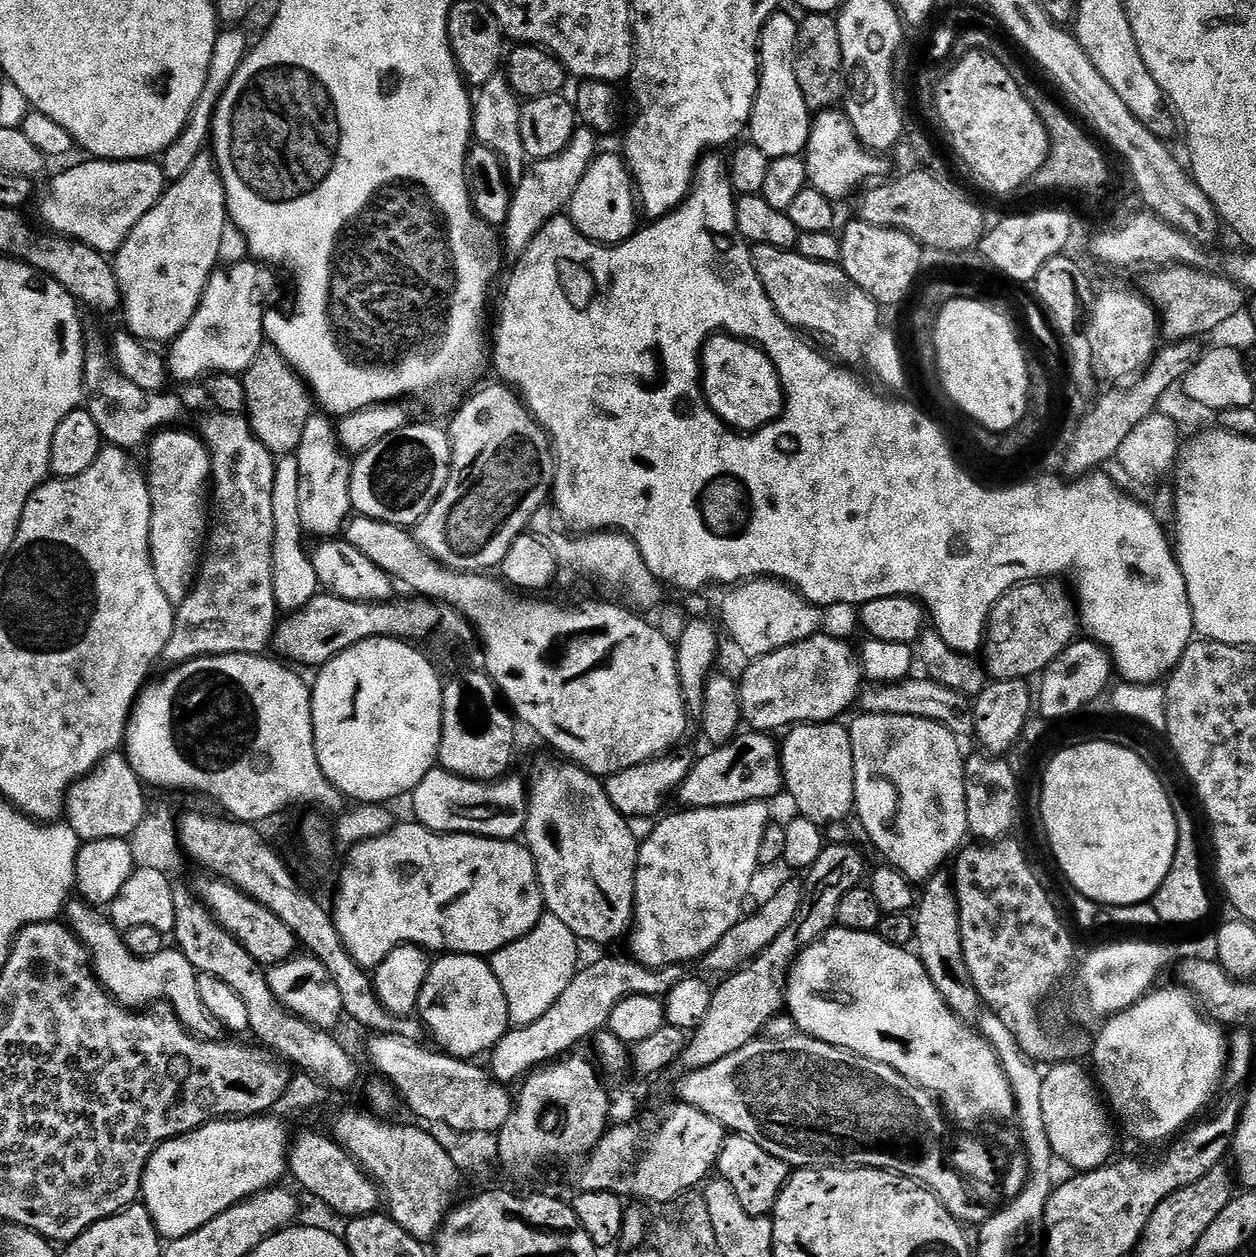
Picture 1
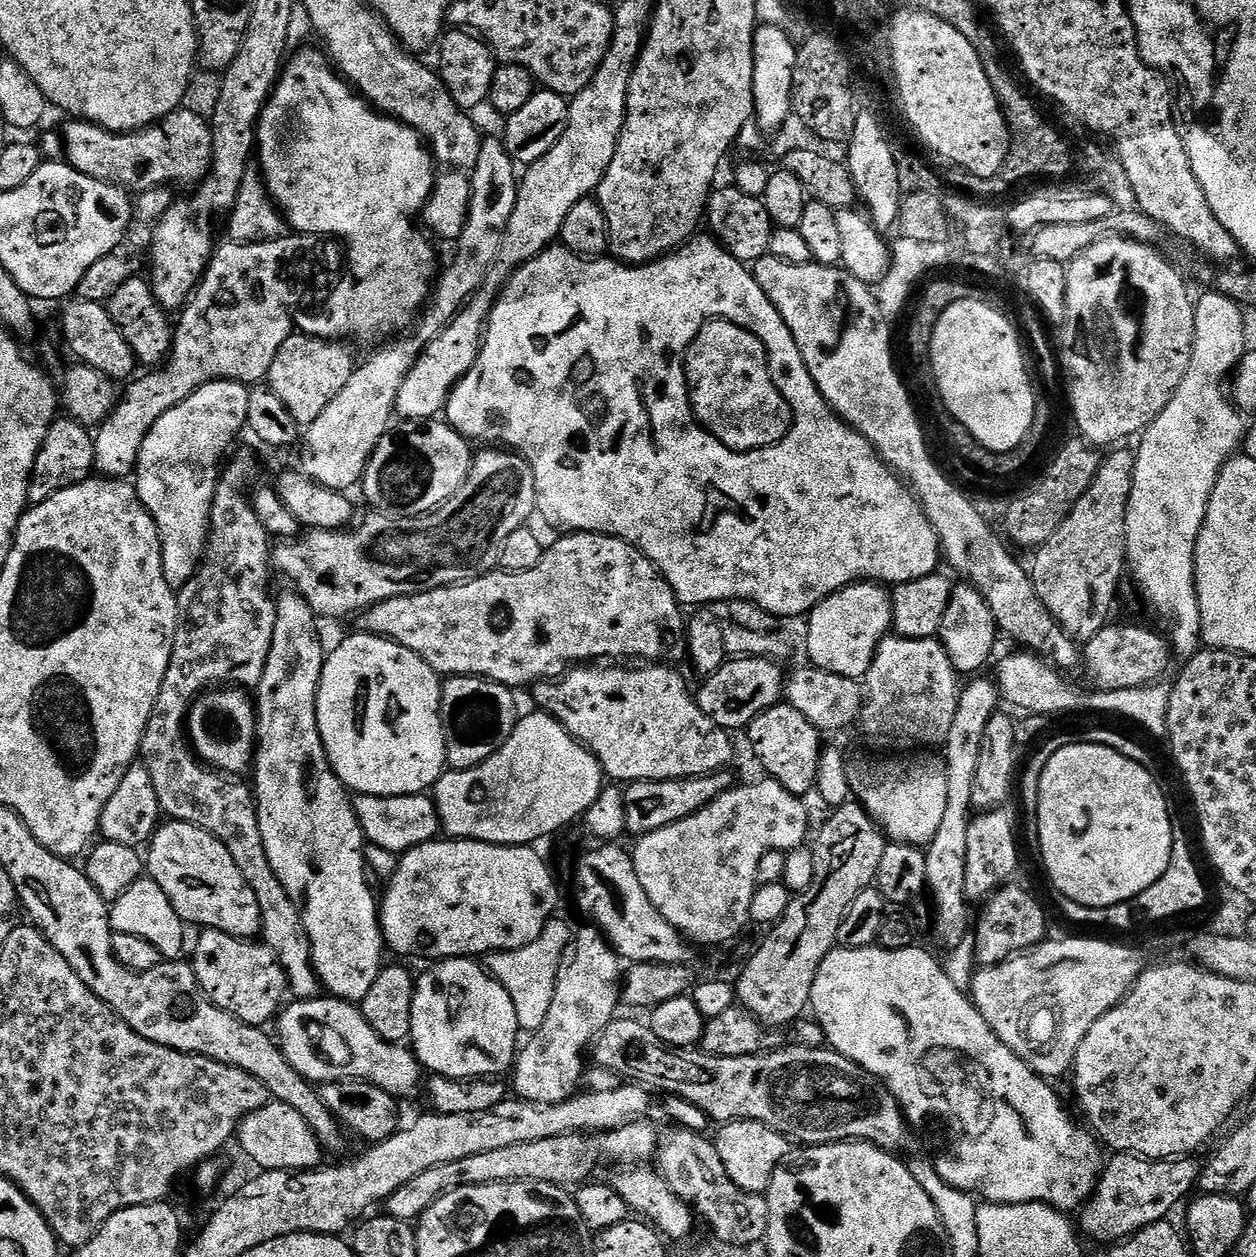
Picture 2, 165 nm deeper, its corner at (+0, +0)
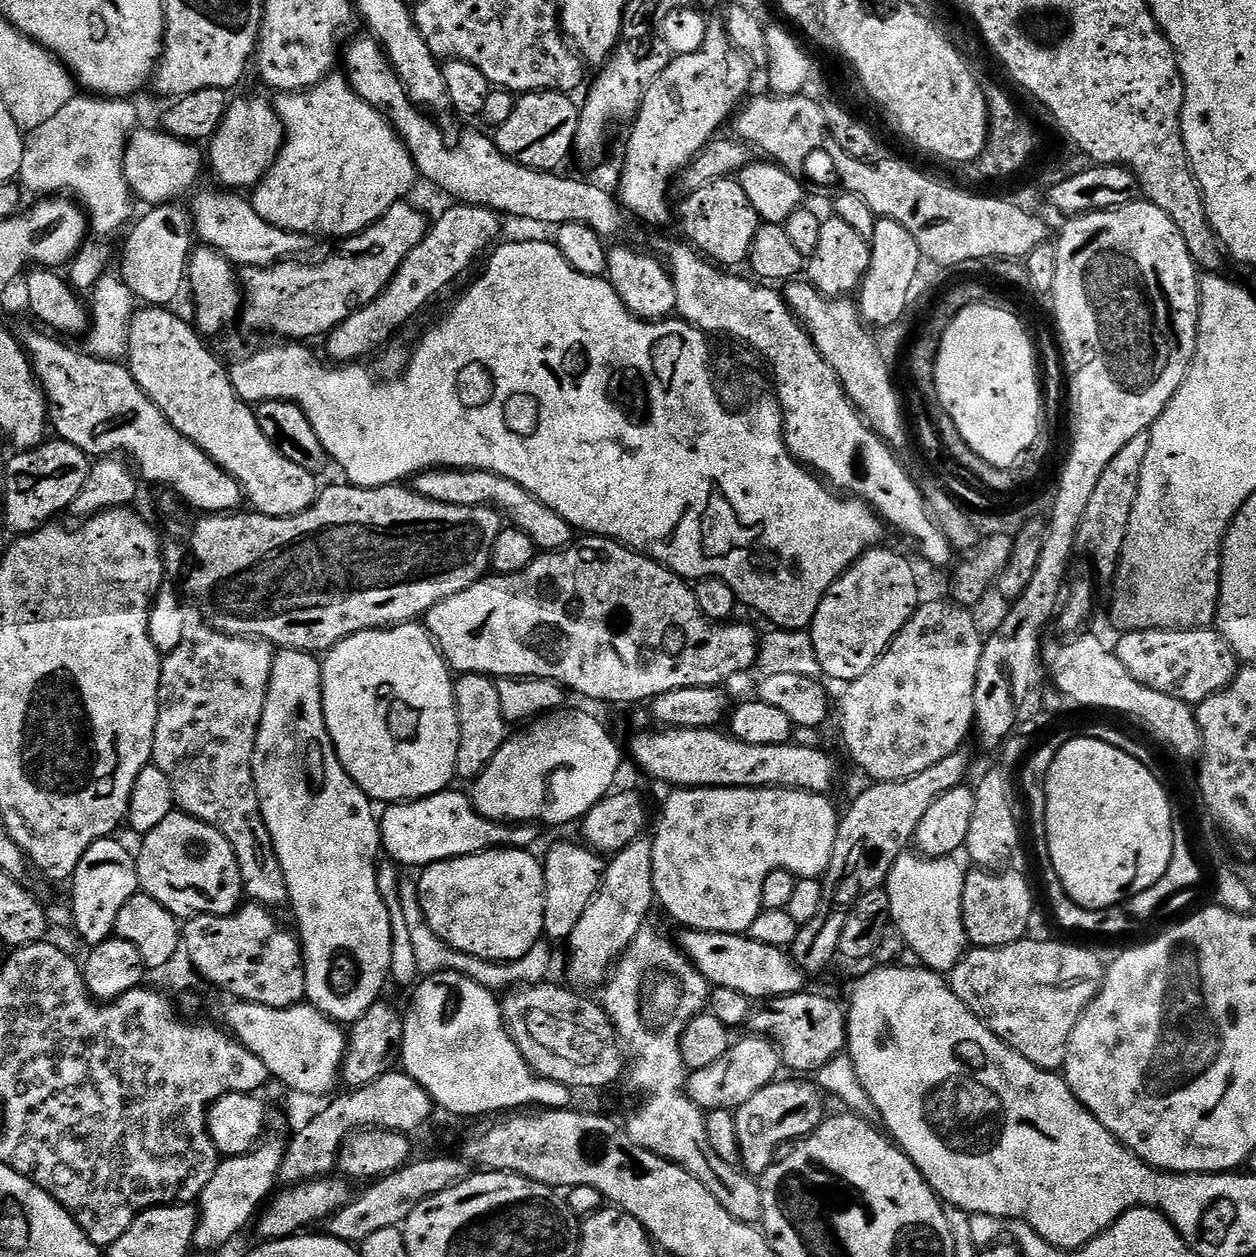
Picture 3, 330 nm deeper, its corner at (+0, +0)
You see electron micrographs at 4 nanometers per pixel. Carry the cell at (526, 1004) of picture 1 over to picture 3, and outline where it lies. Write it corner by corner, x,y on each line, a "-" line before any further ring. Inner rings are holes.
412,878
409,883
403,881
399,888
400,905
402,905
405,923
411,937
411,945
415,953
416,966
421,975
429,976
440,974
442,972
462,973
470,977
474,982
478,982
484,989
490,989
491,992
500,994
513,988
522,988
525,986
535,986
543,983
552,966
551,945
544,940
536,943
530,954
512,961
509,964
498,964
495,961
488,961
480,958
474,958
464,952
456,952
448,946
444,940
434,934
433,928
426,922
425,912
422,910
420,902
420,886
417,879

